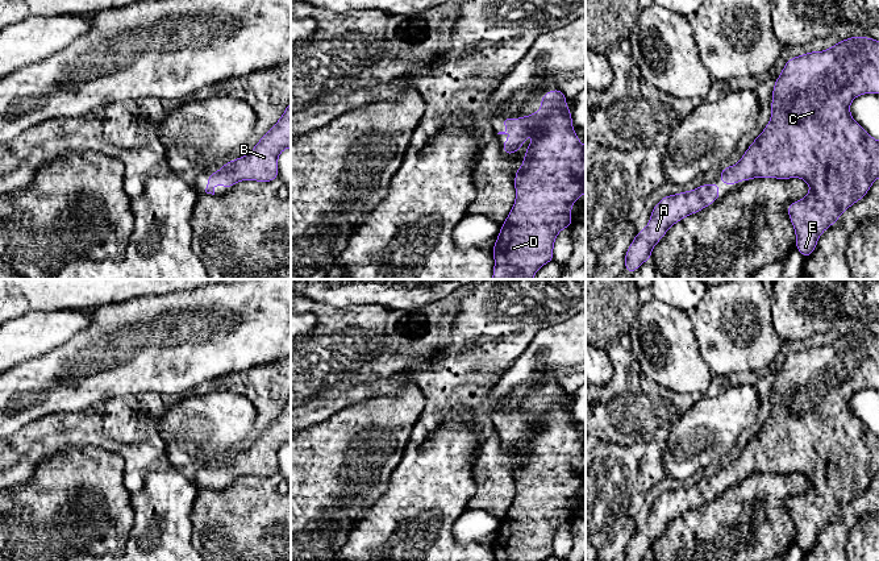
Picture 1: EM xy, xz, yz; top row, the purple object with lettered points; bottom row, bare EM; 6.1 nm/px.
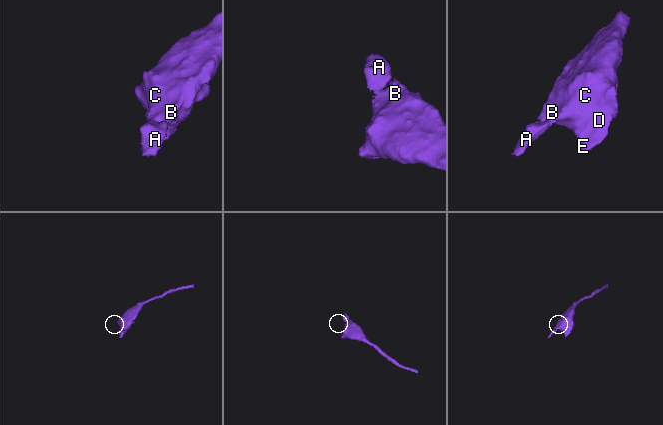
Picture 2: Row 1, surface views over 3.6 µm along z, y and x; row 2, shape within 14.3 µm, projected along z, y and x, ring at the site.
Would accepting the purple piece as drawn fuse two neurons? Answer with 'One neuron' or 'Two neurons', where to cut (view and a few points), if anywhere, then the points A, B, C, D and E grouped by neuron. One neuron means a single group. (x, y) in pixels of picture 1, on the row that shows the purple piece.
One neuron. No split. Groups: A B C D E

